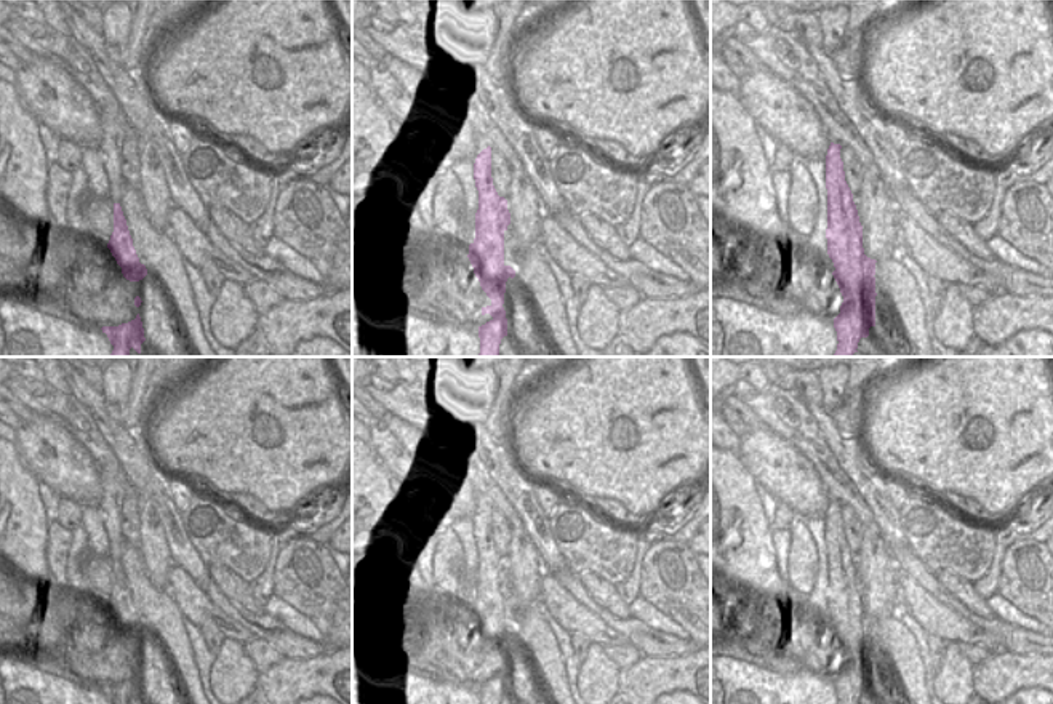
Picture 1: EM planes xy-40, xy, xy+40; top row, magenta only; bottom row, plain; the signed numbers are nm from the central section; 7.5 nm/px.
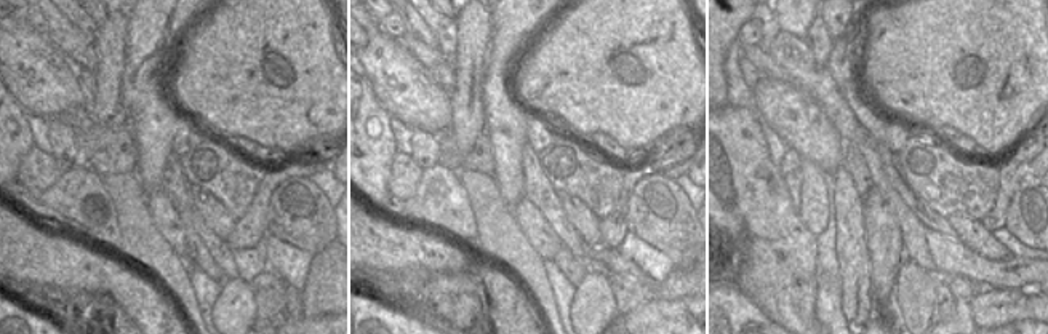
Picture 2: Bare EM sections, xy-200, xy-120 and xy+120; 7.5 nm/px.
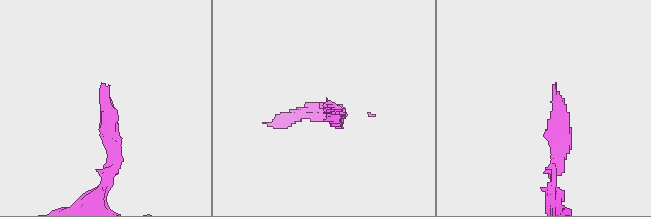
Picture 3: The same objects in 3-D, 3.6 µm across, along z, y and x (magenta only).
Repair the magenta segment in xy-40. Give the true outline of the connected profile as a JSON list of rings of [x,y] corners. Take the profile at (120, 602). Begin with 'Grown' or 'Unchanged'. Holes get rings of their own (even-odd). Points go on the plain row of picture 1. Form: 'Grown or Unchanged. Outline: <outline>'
Grown. Outline: [[[123,470],[120,474],[101,472],[99,507],[109,539],[107,558],[114,562],[114,590],[109,598],[101,597],[99,602],[104,602],[110,608],[126,638],[139,640],[147,634],[147,627],[139,621],[126,578],[118,562],[126,547],[126,541],[120,530],[122,504],[133,491]]]

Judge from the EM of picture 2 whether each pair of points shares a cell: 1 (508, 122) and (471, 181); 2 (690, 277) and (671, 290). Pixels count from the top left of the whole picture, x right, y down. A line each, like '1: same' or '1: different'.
1: different
2: same

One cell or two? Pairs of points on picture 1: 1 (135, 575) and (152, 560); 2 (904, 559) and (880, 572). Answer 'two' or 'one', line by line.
1: two
2: two

